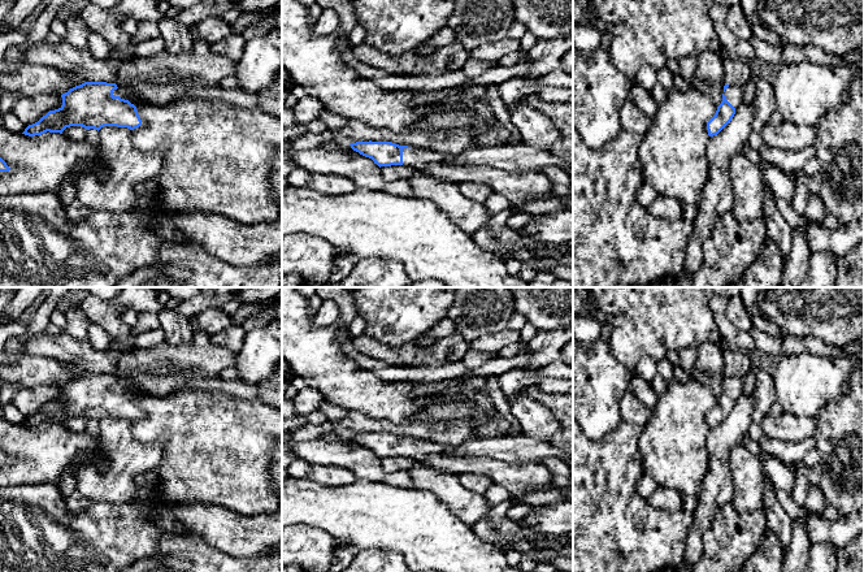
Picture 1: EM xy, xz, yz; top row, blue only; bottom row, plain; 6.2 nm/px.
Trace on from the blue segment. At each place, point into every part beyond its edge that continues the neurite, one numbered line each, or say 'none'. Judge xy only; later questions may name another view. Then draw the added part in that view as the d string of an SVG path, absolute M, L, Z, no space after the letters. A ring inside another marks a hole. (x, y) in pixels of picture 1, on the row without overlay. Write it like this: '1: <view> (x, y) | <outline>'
1: xy (124, 385) | M117 380L113 382L113 387L120 387L121 390L129 391L131 395L134 395L136 399L142 395L148 395L151 393L139 393L136 390L130 389L130 382L125 380Z

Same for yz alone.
1: yz (734, 385) | M729 377L724 386L726 387L726 391L737 400L743 393L743 378Z

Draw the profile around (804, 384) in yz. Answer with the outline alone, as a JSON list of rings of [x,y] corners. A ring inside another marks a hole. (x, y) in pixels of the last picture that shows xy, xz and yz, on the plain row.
[[[809,352],[783,355],[772,372],[776,400],[783,412],[796,417],[816,417],[825,406],[848,393],[850,377],[861,364],[859,355],[819,356]]]

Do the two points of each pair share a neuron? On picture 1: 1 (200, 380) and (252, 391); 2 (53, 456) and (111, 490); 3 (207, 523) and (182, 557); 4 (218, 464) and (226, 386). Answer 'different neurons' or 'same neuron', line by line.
1: same neuron
2: different neurons
3: different neurons
4: different neurons

